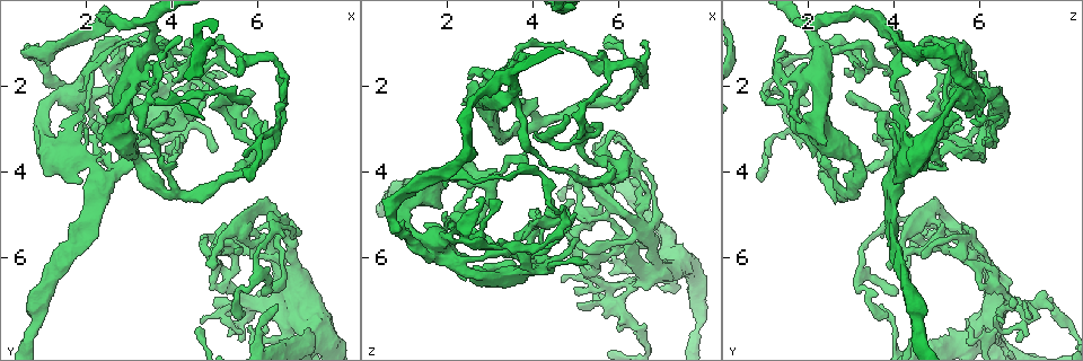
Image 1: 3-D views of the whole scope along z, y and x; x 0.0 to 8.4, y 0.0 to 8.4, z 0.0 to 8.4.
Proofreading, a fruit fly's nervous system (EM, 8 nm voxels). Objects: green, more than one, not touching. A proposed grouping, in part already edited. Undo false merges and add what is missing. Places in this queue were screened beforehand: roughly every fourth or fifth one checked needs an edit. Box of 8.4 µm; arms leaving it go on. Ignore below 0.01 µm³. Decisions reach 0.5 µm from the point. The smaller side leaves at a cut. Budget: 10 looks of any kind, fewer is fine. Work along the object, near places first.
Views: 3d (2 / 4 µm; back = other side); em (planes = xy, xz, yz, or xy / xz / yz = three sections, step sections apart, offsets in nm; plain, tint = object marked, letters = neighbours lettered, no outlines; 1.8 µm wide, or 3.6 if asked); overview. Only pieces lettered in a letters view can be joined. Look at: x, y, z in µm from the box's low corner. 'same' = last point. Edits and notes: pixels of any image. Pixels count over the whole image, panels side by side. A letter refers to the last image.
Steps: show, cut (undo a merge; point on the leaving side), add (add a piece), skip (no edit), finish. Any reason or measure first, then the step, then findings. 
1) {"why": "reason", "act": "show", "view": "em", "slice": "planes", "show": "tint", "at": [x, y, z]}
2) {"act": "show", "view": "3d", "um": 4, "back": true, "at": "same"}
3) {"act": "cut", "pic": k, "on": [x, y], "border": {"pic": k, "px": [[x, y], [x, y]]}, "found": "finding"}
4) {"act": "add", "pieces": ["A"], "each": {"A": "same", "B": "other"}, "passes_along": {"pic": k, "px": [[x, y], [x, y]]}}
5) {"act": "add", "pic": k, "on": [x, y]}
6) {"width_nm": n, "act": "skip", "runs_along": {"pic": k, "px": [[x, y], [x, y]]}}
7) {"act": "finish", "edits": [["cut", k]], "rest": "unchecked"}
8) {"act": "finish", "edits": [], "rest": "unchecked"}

{"why": "arms part here", "act": "show", "view": "em", "slice": "planes", "show": "tint", "at": [5.40, 2.35, 4.30]}

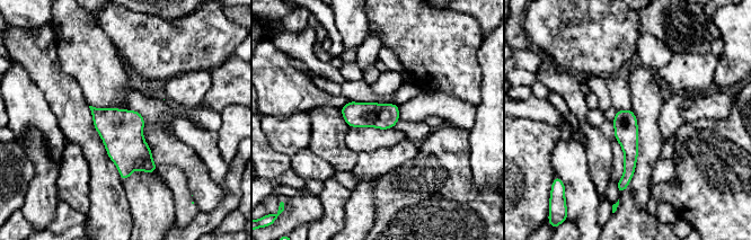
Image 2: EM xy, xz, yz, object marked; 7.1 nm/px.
{"act": "show", "view": "em", "slice": "planes", "show": "letters", "at": "same"}

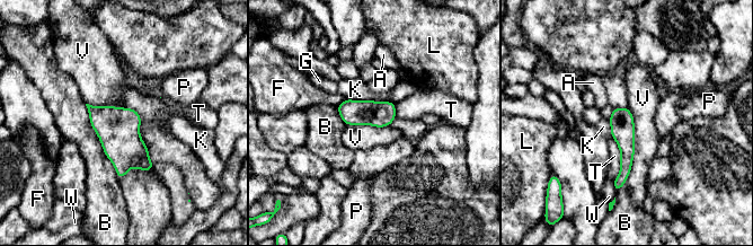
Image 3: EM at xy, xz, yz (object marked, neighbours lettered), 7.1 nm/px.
{"act": "skip", "each": {"A": "other", "B": "other", "F": "other", "G": "other", "K": "other", "L": "other", "P": "other", "T": "other", "V": "other", "W": "other"}, "border": {"pic": 3, "px": [[628, 107], [634, 158], [622, 186]]}, "found": "continuous, no second cell"}

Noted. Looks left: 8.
{"why": "three-way junction", "act": "show", "view": "3d", "um": 2, "at": [5.05, 1.00, 2.75]}

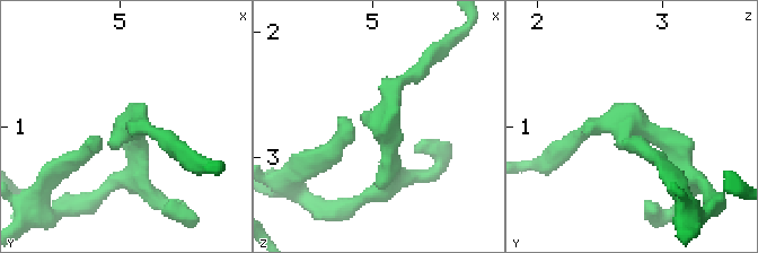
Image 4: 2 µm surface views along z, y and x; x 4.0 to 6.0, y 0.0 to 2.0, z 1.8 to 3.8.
{"why": "need the tissue", "act": "show", "view": "em", "slice": "planes", "show": "plain", "at": [5.08, 1.04, 2.70]}

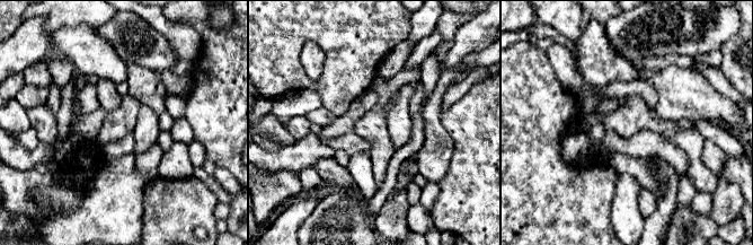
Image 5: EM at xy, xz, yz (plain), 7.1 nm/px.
{"why": "see the neighbours", "act": "show", "view": "em", "slice": "planes", "show": "letters", "at": "same"}

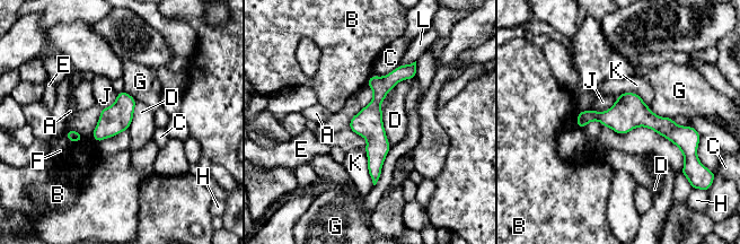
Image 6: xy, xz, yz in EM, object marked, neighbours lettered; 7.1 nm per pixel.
{"act": "skip", "each": {"A": "other", "B": "other", "C": "other", "D": "other", "E": "other", "F": "other", "G": "other", "H": "other", "J": "other", "K": "other", "L": "other"}, "found": "all the same cell"}

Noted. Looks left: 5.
{"why": "sharp bend", "act": "show", "view": "em", "slice": "planes", "show": "tint", "at": [6.50, 2.95, 1.85]}

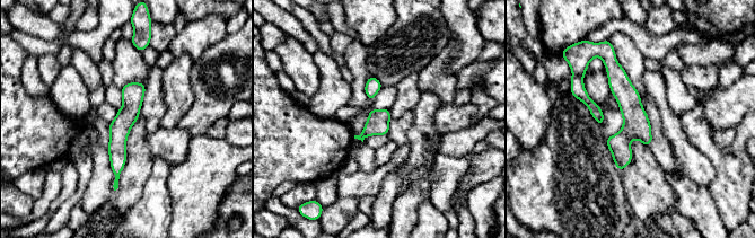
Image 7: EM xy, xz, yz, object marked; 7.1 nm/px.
{"act": "show", "view": "em", "slice": "planes", "show": "letters", "at": "same"}

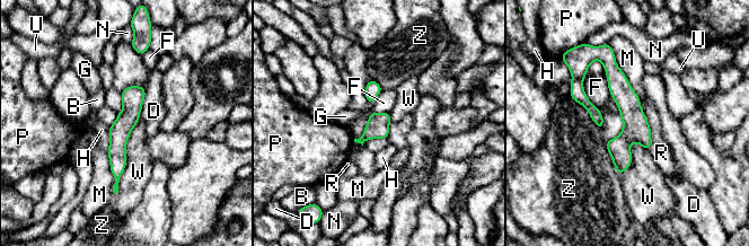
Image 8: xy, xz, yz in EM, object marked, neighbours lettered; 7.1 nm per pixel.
{"act": "skip", "each": {"B": "other", "D": "other", "F": "other", "G": "other", "H": "other", "M": "other", "N": "other", "P": "other", "R": "other", "U": "other", "W": "other", "Z": "other"}, "runs_along": {"pic": 8, "px": [[608, 59], [628, 102], [620, 169]]}, "found": "continuous, no second cell"}

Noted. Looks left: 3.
{"why": "four or more arms meet", "act": "show", "view": "3d", "um": 4, "at": [2.35, 1.30, 5.45]}

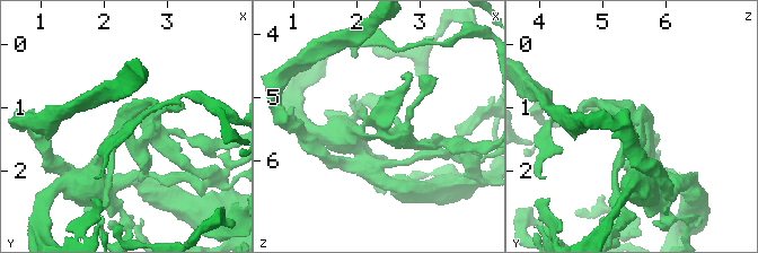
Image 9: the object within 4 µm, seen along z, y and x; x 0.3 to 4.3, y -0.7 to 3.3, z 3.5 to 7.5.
{"act": "show", "view": "em", "slice": "xy", "step": 16, "show": "tint", "at": [2.35, 1.35, 5.40]}

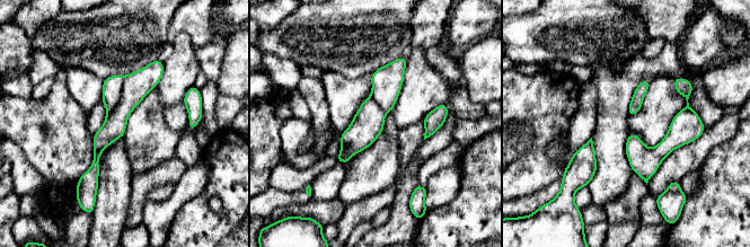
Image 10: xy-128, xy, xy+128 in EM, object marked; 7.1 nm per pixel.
{"why": "cut it another way", "act": "show", "view": "em", "slice": "planes", "show": "letters", "at": "same"}

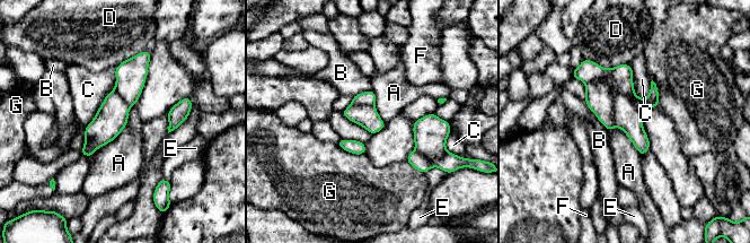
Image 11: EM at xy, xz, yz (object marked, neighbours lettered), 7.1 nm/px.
{"act": "cut", "pic": 11, "on": [626, 116], "each": {"A": "other", "B": "other", "C": "other", "D": "other", "E": "other", "F": "other", "G": "other"}, "border": {"pic": 11, "px": [[621, 93], [614, 101], [615, 124]]}, "found": "two cells meet here"}

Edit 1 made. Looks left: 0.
{"act": "finish", "edits": [["cut", 11]], "rest": "unchecked"}

